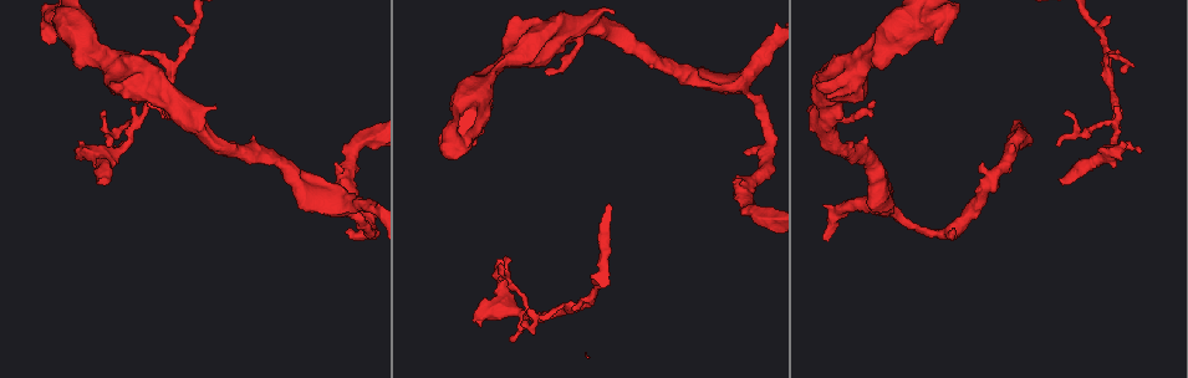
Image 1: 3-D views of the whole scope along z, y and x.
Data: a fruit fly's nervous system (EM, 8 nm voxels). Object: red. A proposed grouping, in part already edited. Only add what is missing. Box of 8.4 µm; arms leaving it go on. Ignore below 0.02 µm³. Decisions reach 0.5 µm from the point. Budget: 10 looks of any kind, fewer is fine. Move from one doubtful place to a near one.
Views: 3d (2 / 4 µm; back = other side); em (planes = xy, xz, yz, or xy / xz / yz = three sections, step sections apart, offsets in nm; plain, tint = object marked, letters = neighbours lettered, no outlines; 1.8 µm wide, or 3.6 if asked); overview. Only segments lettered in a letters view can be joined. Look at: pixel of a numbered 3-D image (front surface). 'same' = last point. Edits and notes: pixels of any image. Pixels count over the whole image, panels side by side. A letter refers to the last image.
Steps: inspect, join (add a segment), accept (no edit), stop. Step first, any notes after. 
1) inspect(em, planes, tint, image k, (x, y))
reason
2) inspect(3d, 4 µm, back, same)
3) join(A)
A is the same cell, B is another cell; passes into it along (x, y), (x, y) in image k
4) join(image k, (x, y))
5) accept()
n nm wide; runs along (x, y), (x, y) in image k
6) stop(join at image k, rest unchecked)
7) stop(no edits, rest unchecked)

inspect(3d, 4 µm, image 1, (83, 141))

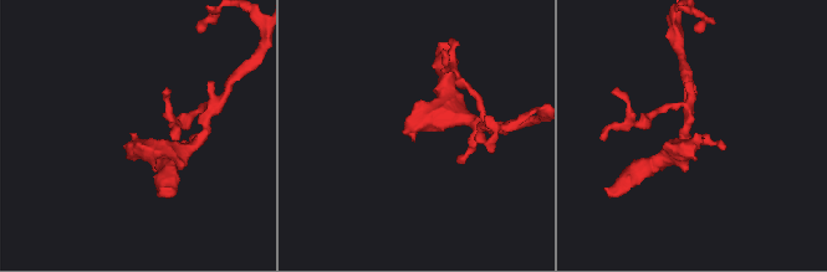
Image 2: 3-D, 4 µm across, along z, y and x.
inspect(em, xz, step 8, tint, image 2, (132, 134))
need the tissue

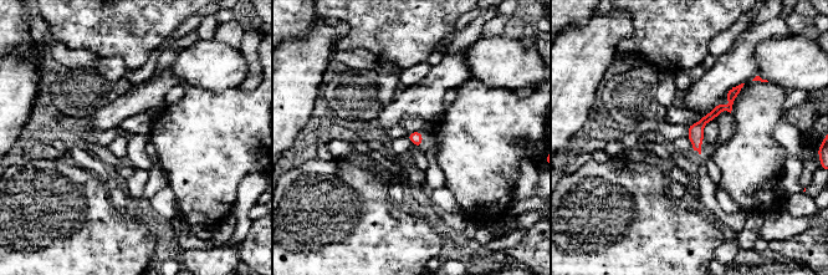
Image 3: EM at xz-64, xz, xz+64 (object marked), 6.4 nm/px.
inspect(em, planes, letters, same)
another direction

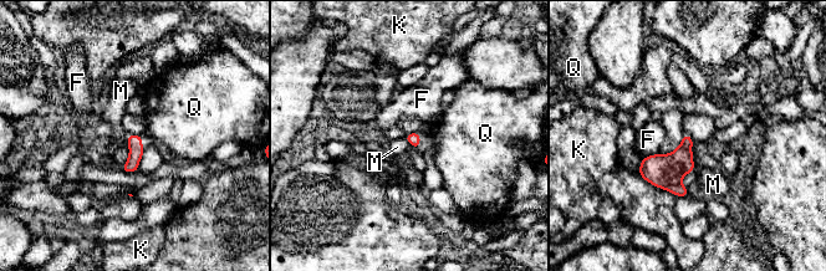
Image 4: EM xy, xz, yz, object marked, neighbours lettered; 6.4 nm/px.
accept()
F, K, M and Q are other cells; no lettered segment goes on from it

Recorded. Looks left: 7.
inspect(em, planes, letters, image 1, (174, 16))
an open end

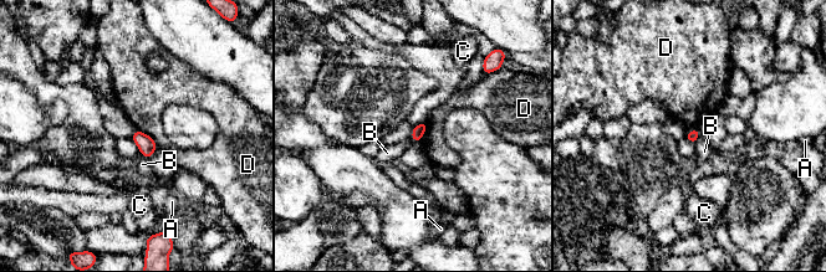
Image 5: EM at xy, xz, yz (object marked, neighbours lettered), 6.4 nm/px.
accept()
D touches over 190 nm; A, B, C and D are other cells; no lettered segment goes on from it

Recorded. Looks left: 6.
inspect(3d, 4 µm, image 1, (874, 104))
thin end

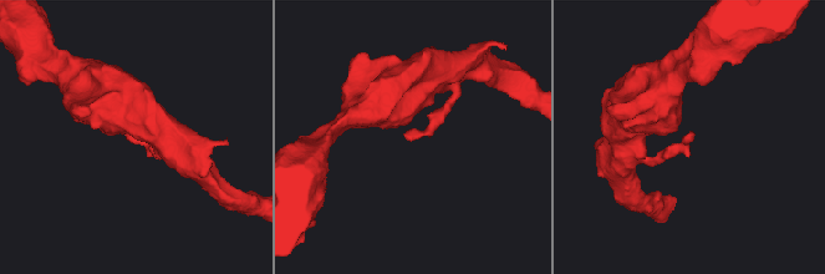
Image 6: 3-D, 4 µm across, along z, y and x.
inspect(em, xy, step 4, tint, image 6, (409, 139))

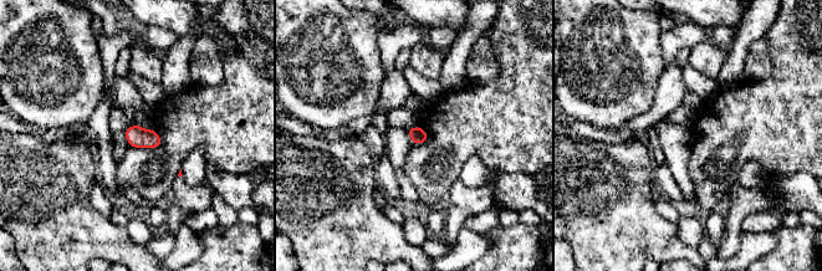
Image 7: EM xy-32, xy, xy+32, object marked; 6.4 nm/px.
inspect(em, xy, step 4, letters, same)
what lies round it

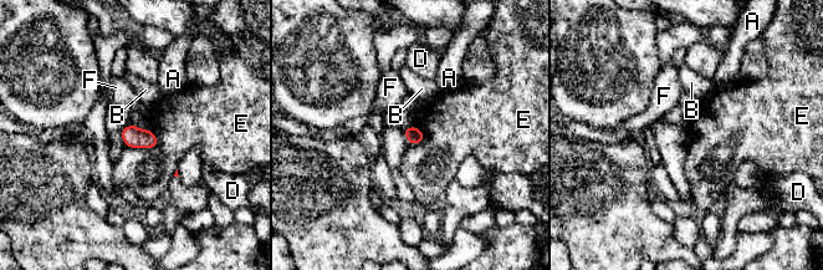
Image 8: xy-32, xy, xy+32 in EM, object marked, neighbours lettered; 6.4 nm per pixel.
accept()
100 nm wide; A, B, D, E and F are other cells; border along (159, 143), (156, 147), (126, 147) in image 8; none of them fits

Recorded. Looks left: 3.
inspect(em, xz, step 4, letters, image 1, (612, 11))
an open end

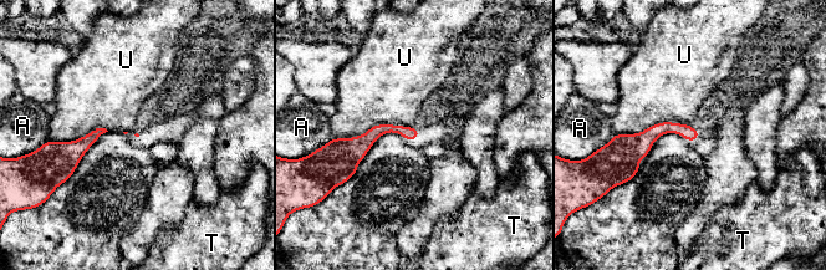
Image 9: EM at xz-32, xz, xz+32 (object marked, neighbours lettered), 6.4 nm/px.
inspect(em, planes, letters, same)
another direction

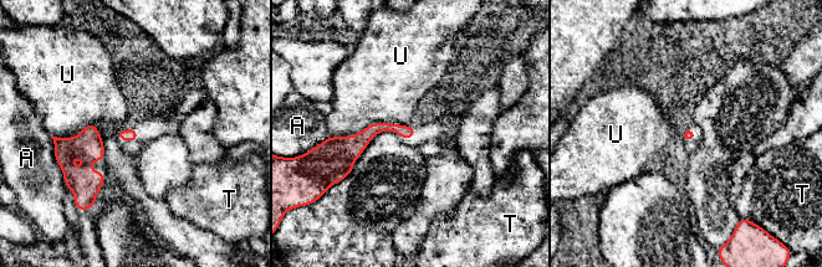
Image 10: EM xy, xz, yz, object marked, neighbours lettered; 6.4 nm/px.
accept()
A, T and U are other cells; border along (409, 124), (369, 123), (330, 137) in image 10; none of them fits

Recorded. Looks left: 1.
stop(no edits, rest unchecked)

